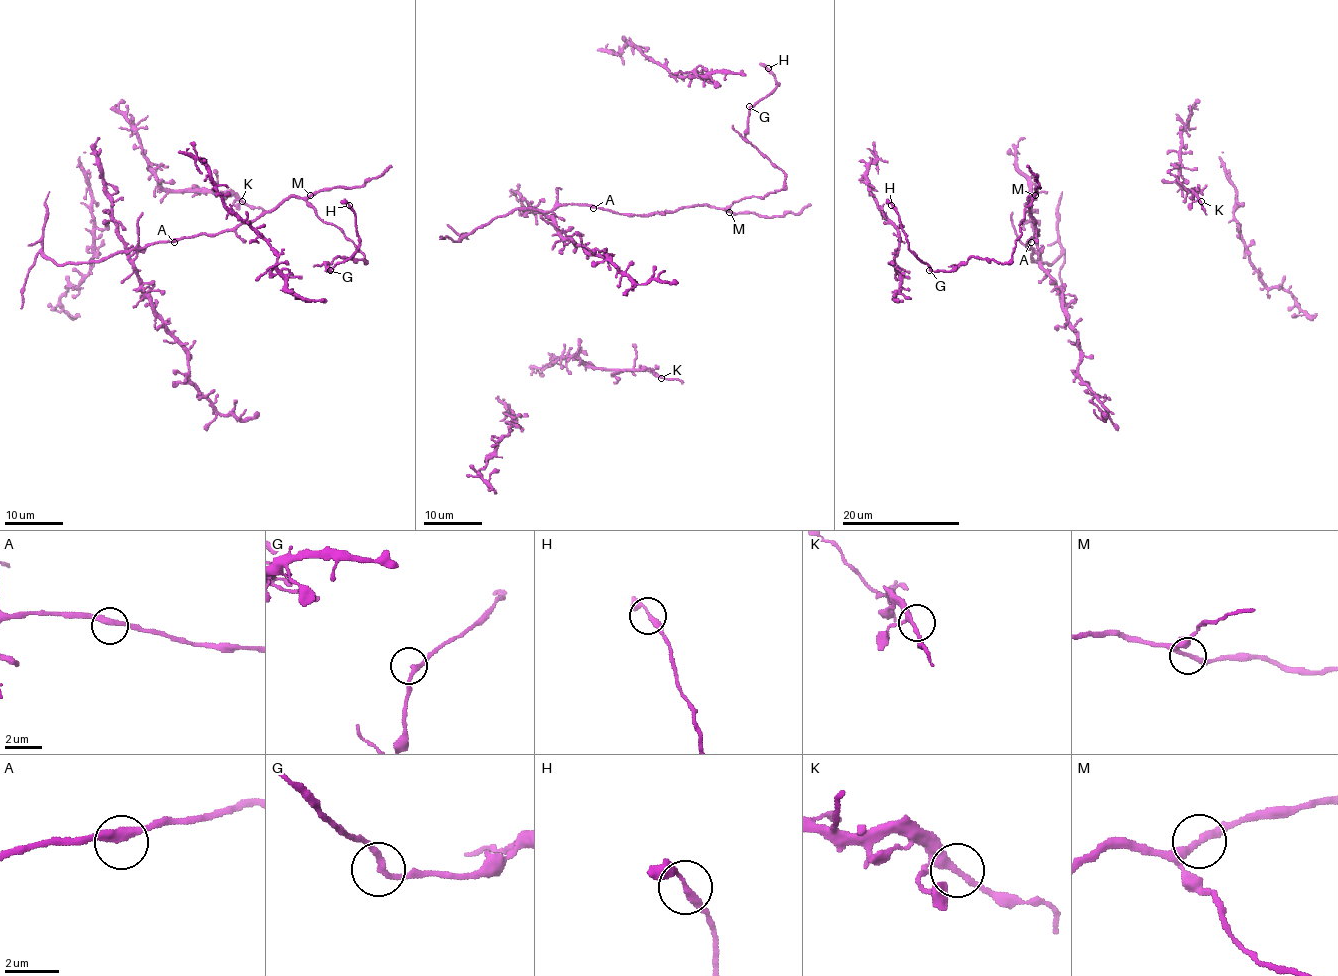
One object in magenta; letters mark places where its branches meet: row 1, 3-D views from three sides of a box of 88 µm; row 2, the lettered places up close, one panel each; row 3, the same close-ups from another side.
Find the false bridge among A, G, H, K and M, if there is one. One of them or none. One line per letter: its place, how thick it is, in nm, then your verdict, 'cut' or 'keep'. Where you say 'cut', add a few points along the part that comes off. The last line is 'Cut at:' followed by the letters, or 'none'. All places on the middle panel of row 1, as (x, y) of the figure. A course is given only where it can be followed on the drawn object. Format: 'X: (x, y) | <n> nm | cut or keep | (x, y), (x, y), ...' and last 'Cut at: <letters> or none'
A: (593, 208) | 320 nm | keep
G: (749, 106) | 220 nm | keep
H: (768, 68) | 240 nm | keep
K: (661, 378) | 240 nm | keep
M: (729, 212) | 260 nm | keep
Cut at: none

